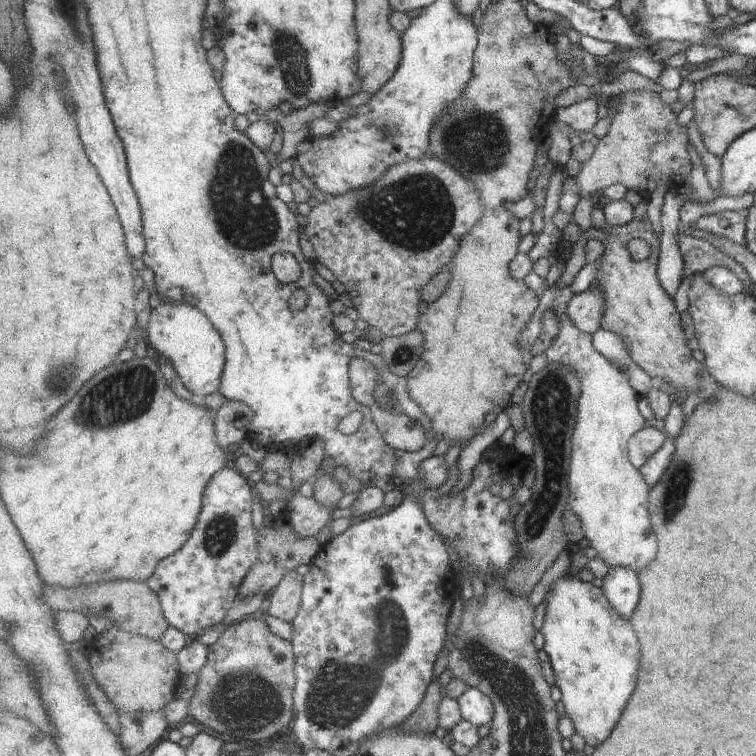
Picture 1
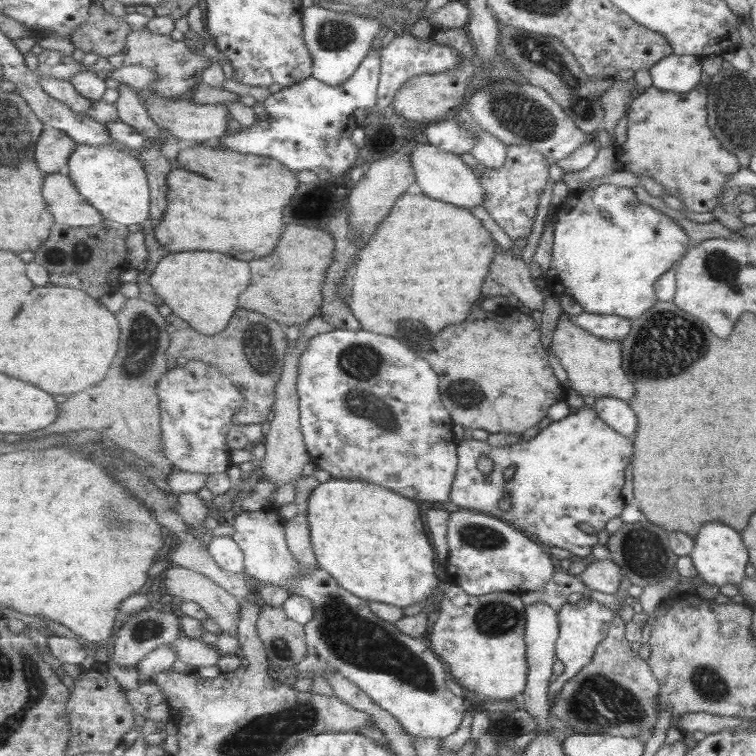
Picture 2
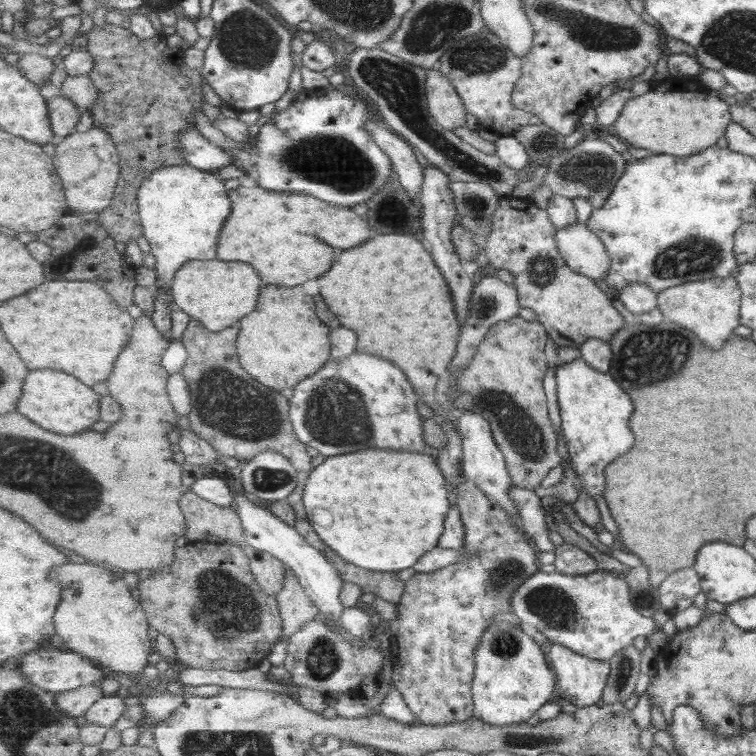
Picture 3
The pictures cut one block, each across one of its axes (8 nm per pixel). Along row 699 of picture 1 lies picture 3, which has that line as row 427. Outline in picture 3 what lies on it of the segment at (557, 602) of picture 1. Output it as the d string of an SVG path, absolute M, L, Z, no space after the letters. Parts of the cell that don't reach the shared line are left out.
M582 357L557 368L556 379L563 435L570 465L577 475L574 487L579 492L585 490L593 498L603 497L607 490L605 468L617 458L625 456L633 446L633 434L627 428L629 416L633 412L631 398L610 372L599 372Z

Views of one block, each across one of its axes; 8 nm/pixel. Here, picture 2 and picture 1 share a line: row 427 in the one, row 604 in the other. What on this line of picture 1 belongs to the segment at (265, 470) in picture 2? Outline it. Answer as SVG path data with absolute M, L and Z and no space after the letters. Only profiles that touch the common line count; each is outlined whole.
M295 571L287 572L281 583L272 590L267 614L281 621L293 623L300 615L303 588L304 576Z

